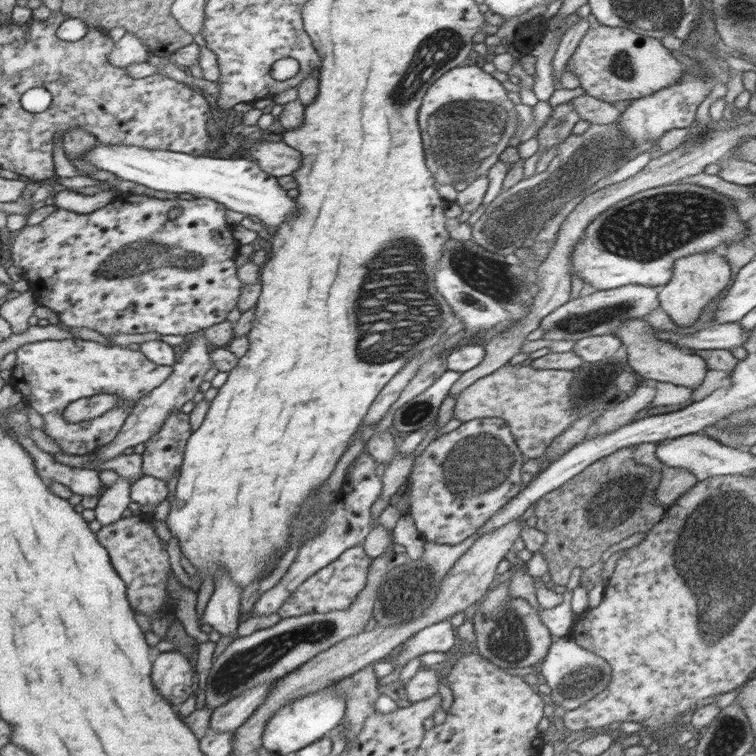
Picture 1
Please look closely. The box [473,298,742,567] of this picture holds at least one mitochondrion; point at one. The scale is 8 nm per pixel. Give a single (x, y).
(623, 496)

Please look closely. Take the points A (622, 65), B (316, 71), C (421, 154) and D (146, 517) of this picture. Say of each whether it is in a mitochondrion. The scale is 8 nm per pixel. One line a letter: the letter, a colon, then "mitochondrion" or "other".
A: mitochondrion
B: other
C: mitochondrion
D: other

